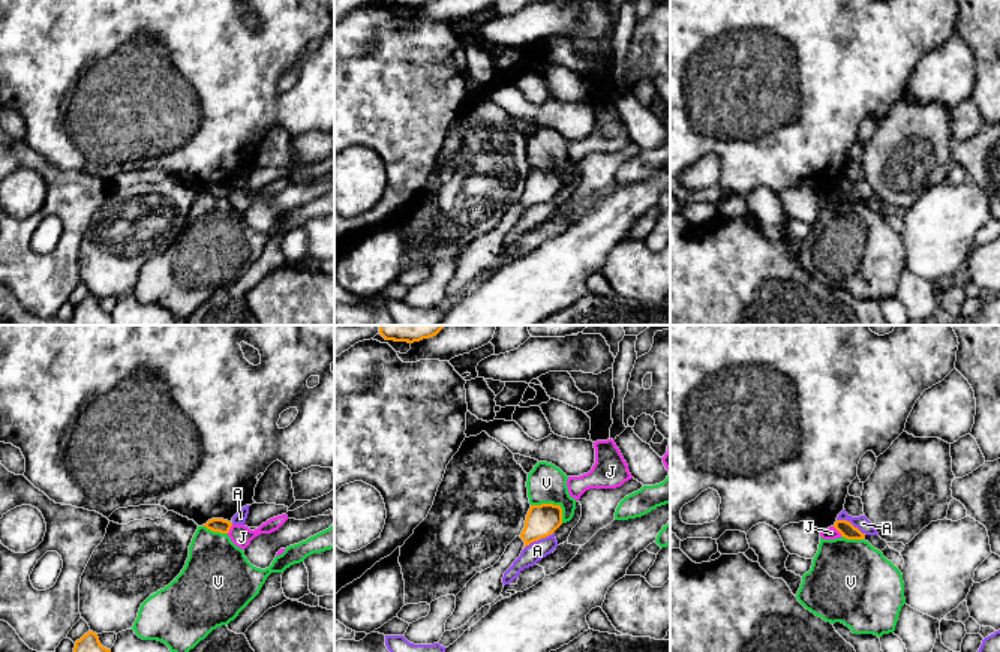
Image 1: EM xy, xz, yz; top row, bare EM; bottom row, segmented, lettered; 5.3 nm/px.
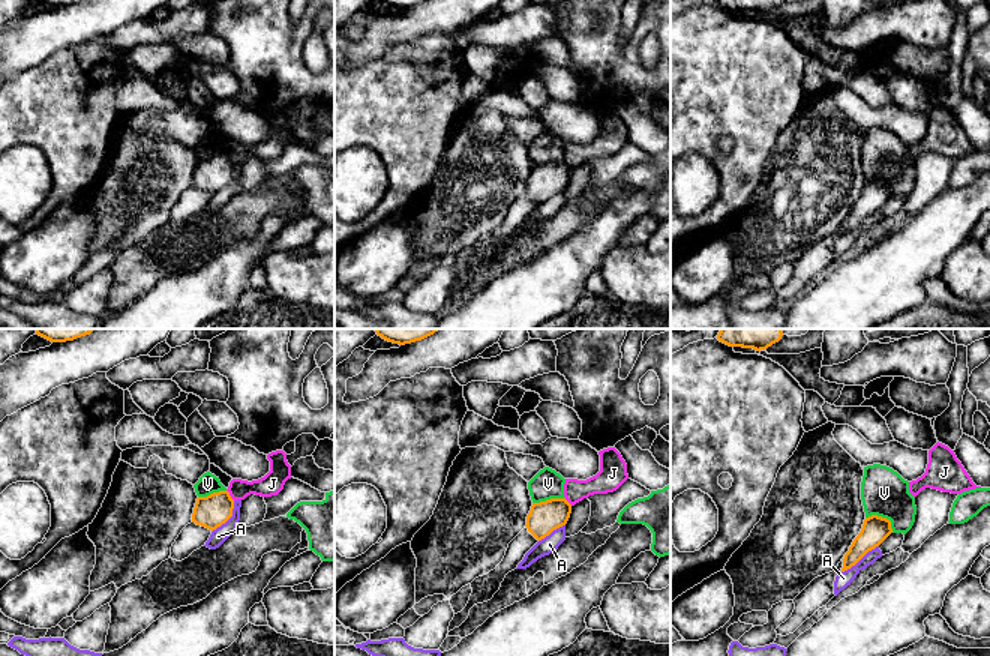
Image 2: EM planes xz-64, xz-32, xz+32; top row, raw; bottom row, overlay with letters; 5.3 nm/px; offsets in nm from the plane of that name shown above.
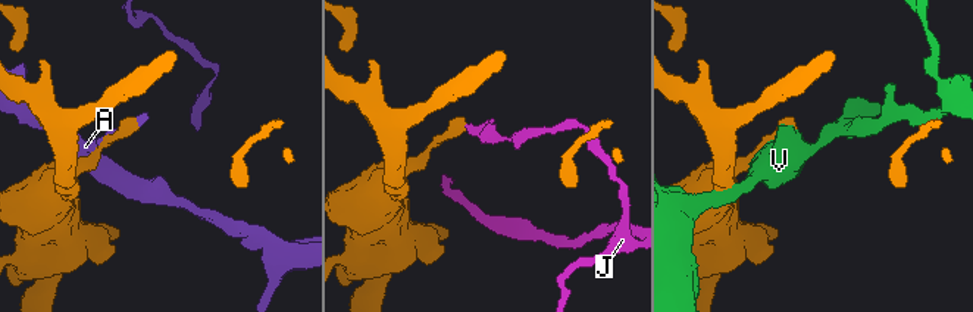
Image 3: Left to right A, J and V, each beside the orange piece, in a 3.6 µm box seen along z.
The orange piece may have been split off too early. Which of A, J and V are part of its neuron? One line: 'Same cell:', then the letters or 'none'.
Same cell: none

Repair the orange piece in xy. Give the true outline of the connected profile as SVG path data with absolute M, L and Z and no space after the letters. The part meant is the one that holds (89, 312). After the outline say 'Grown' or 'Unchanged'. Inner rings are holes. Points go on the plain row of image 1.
M88 295L75 306L72 325L111 325L111 313L100 309L96 297Z. Unchanged

